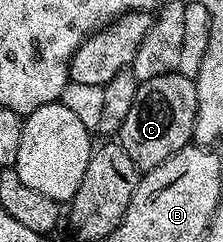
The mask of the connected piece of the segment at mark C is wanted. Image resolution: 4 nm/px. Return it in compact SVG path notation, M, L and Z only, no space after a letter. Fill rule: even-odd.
M176 70L160 72L158 76L138 83L131 110L119 129L119 143L138 169L154 168L167 162L167 158L179 150L190 147L196 117L196 83Z

